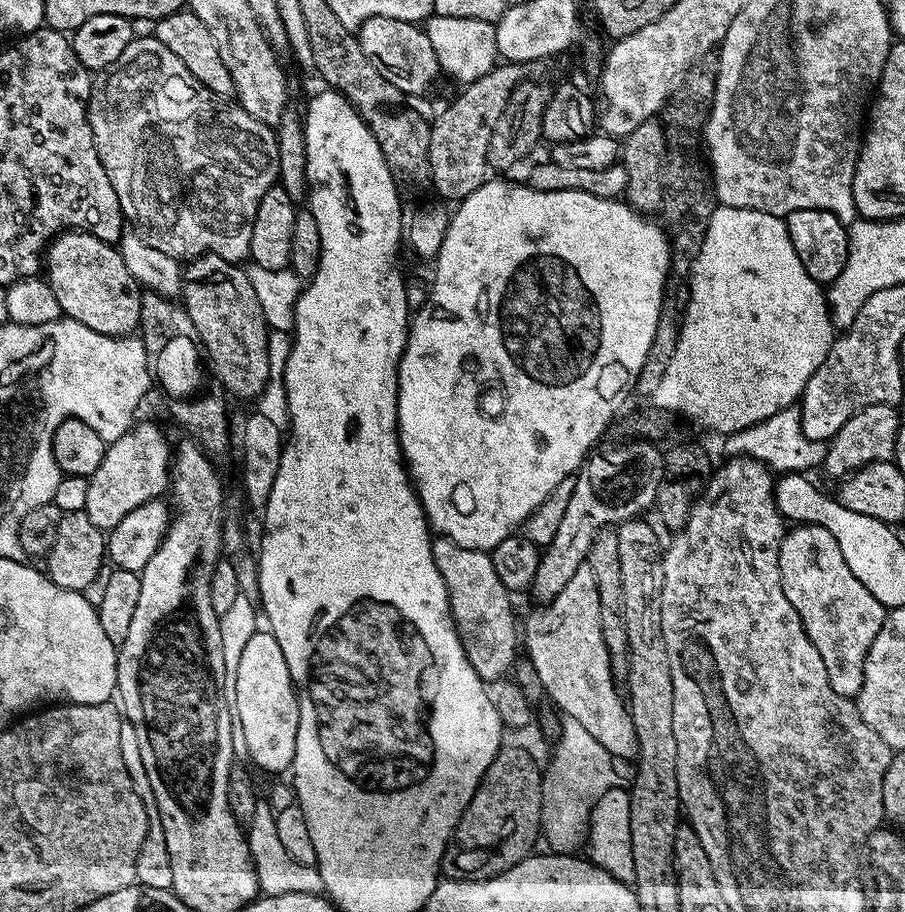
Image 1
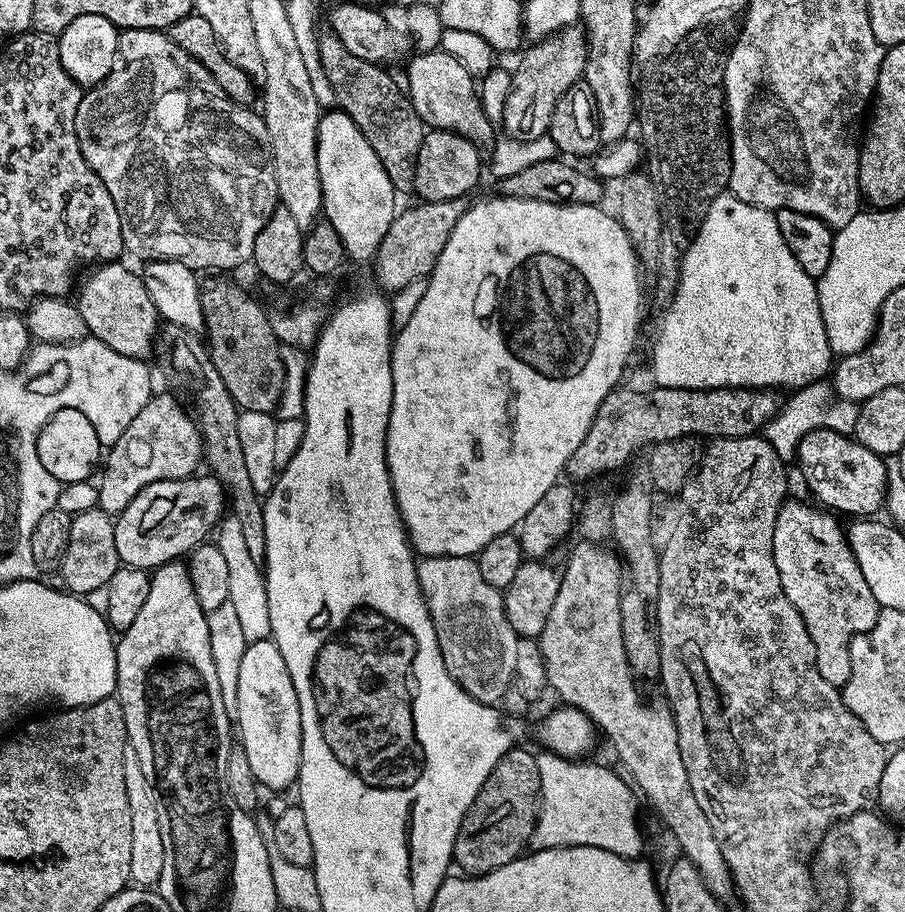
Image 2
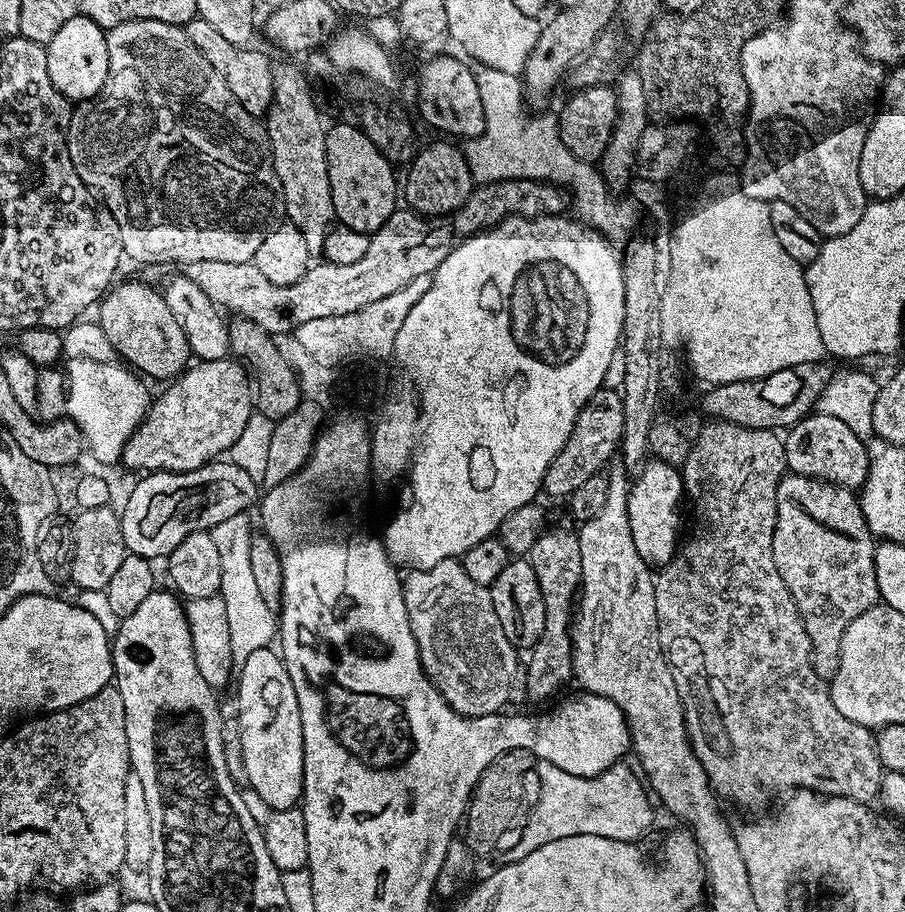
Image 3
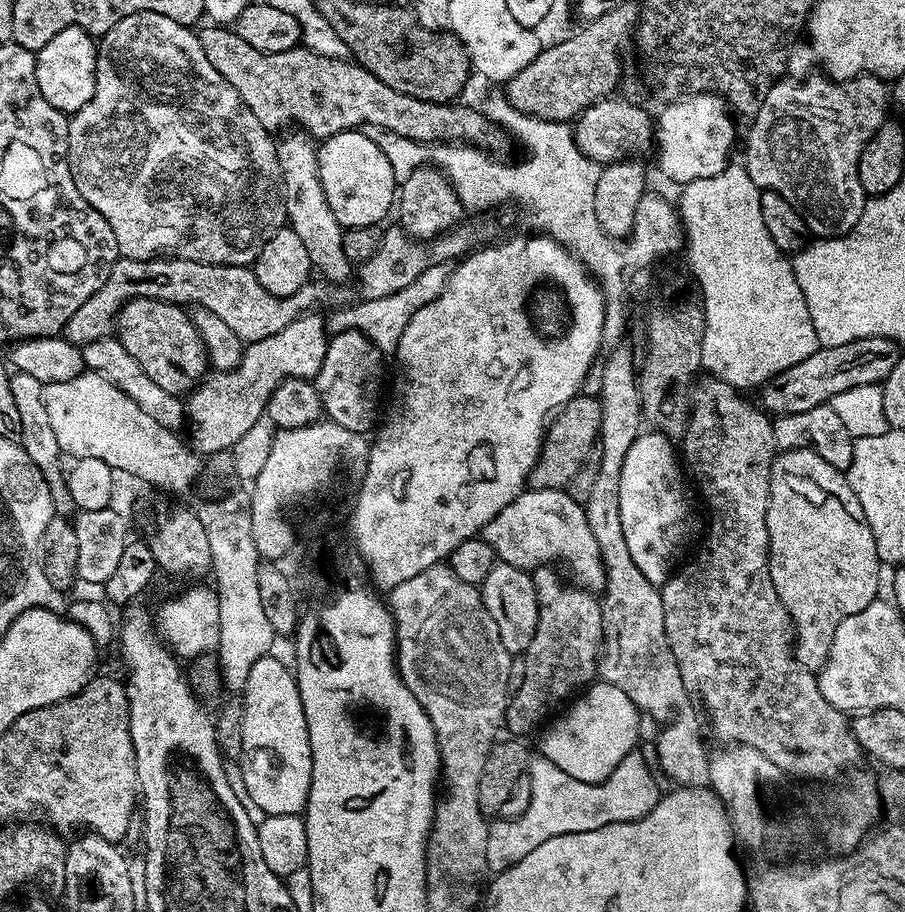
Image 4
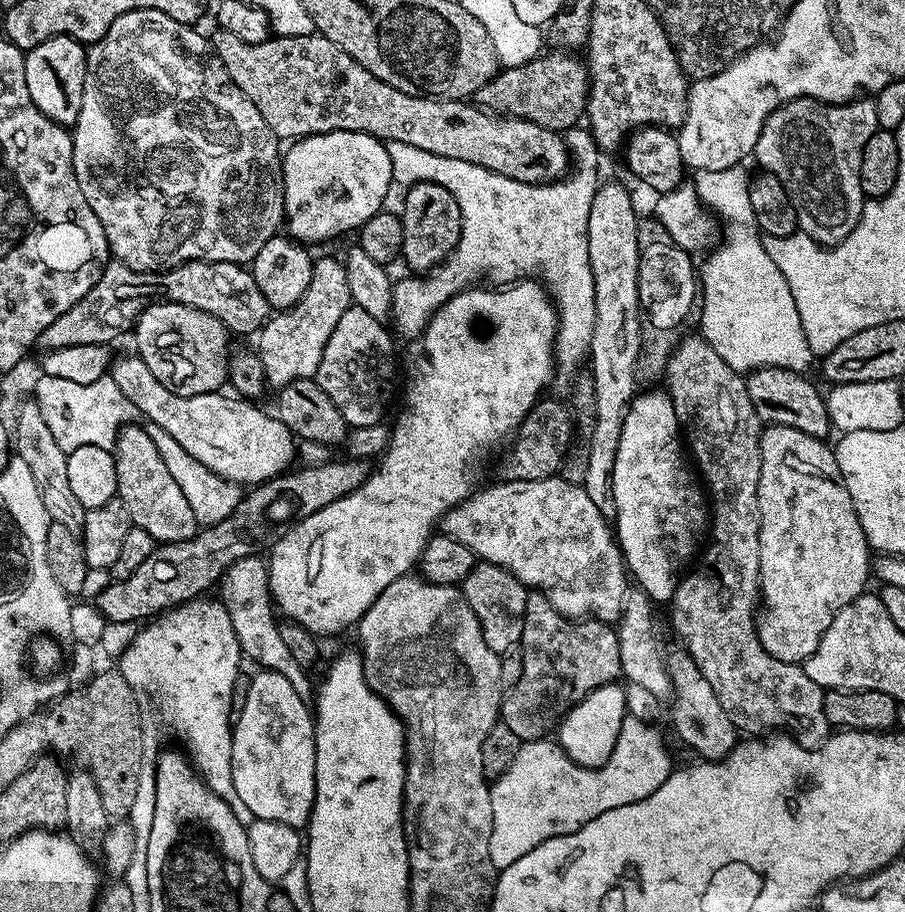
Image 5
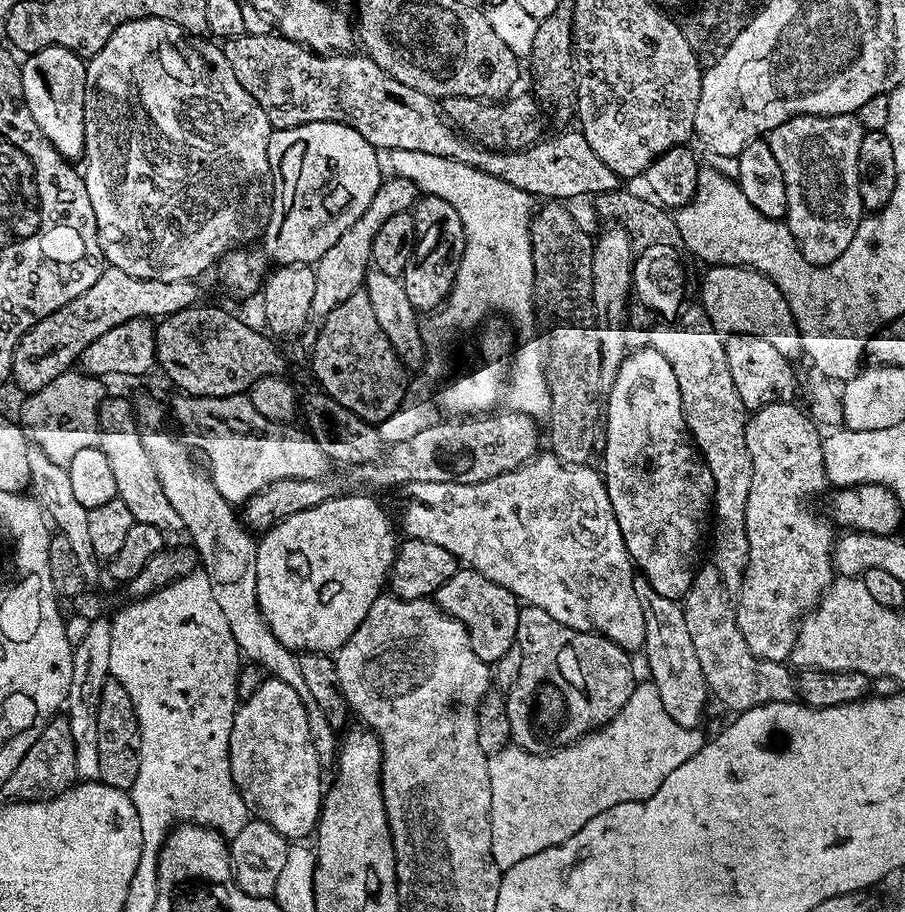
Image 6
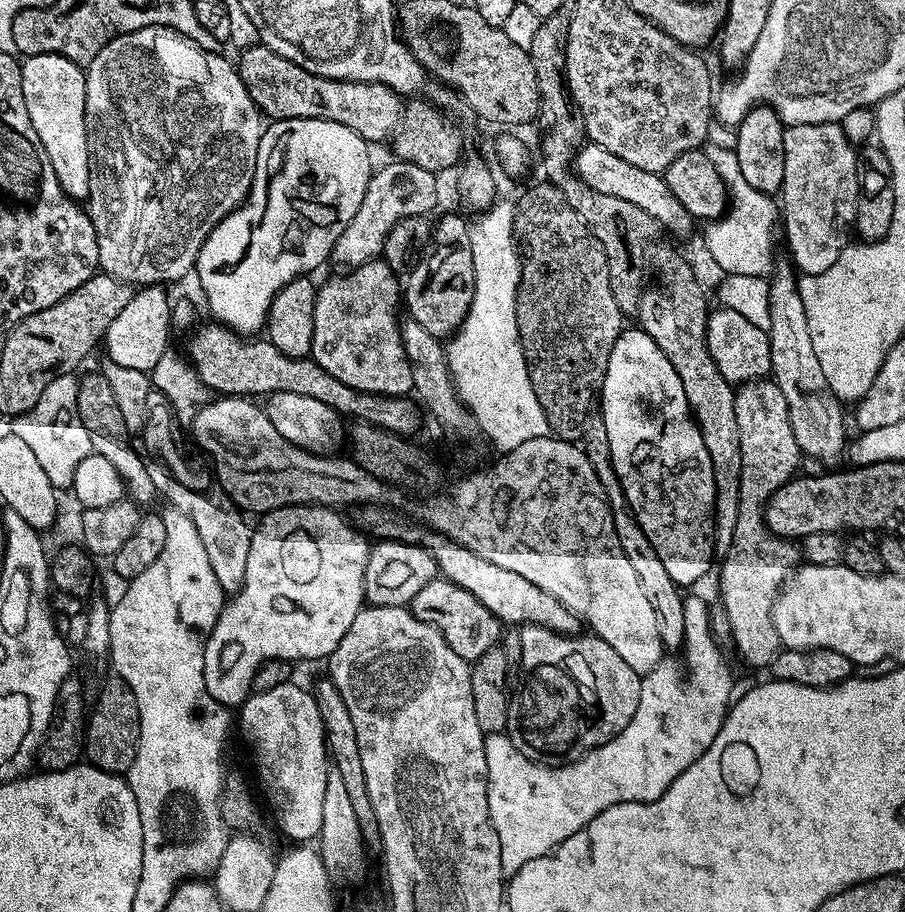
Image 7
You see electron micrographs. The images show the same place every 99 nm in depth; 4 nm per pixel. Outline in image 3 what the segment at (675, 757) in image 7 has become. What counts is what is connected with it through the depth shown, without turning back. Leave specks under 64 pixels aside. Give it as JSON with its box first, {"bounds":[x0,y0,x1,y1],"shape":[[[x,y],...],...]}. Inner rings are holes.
{"bounds":[503,761,653,864],"shape":[[[539,761],[535,765],[534,776],[540,779],[540,797],[527,813],[522,838],[518,838],[514,846],[503,852],[503,863],[512,864],[538,850],[538,846],[546,846],[546,842],[574,834],[639,841],[643,837],[640,835],[652,824],[653,801],[645,781],[626,765],[621,762],[613,768],[607,768],[600,776],[586,777],[571,776],[550,762]]]}

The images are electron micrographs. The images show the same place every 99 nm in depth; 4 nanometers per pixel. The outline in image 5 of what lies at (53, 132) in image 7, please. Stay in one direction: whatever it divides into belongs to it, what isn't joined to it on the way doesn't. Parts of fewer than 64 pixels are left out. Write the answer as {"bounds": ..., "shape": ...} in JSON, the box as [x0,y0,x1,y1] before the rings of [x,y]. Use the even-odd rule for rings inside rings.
{"bounds":[24,36,86,125],"shape":[[[51,36],[46,42],[27,49],[24,57],[26,86],[30,86],[30,98],[46,118],[56,124],[75,125],[82,110],[84,89],[84,65],[86,48],[80,41],[69,36]]]}

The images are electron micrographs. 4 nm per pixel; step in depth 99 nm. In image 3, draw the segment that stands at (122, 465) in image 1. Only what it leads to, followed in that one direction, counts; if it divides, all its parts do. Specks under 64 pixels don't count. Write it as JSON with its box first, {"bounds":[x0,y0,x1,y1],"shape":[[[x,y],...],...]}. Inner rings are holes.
{"bounds":[122,360,254,474],"shape":[[[202,360],[193,365],[193,368],[185,367],[167,385],[169,388],[149,403],[148,413],[126,442],[122,464],[133,468],[138,472],[136,474],[198,470],[202,465],[228,454],[241,437],[246,422],[250,421],[254,413],[254,385],[248,369],[239,360]]]}

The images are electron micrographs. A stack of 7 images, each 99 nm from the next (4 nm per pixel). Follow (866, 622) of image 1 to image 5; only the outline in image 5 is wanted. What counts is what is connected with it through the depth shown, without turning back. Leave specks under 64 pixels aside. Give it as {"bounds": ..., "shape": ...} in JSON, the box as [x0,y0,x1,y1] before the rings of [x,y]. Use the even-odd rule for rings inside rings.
{"bounds":[756,424,870,665],"shape":[[[773,424],[765,427],[760,434],[760,477],[758,478],[758,510],[760,514],[760,542],[761,542],[761,566],[760,566],[760,594],[759,599],[763,607],[759,609],[756,618],[756,633],[766,650],[778,662],[787,664],[803,665],[805,660],[818,650],[818,642],[826,630],[830,630],[830,622],[846,607],[853,604],[859,596],[865,595],[870,580],[870,549],[868,539],[858,522],[858,514],[854,502],[844,485],[842,474],[838,470],[835,451],[831,447],[824,445],[825,441],[819,436],[811,436],[802,430],[794,430],[790,426]]]}

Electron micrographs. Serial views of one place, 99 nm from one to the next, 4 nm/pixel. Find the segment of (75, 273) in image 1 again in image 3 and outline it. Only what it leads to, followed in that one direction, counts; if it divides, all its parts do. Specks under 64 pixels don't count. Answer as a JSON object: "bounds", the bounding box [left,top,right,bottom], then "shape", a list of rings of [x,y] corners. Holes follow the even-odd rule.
{"bounds":[98,278,182,381],"shape":[[[140,278],[128,280],[125,284],[120,283],[113,283],[99,301],[98,323],[106,338],[110,338],[110,346],[114,346],[121,361],[127,362],[145,377],[153,376],[156,380],[167,381],[182,368],[182,364],[179,364],[182,337],[178,318],[170,314],[170,306],[166,306],[164,293],[159,287],[152,288],[156,286]]]}

